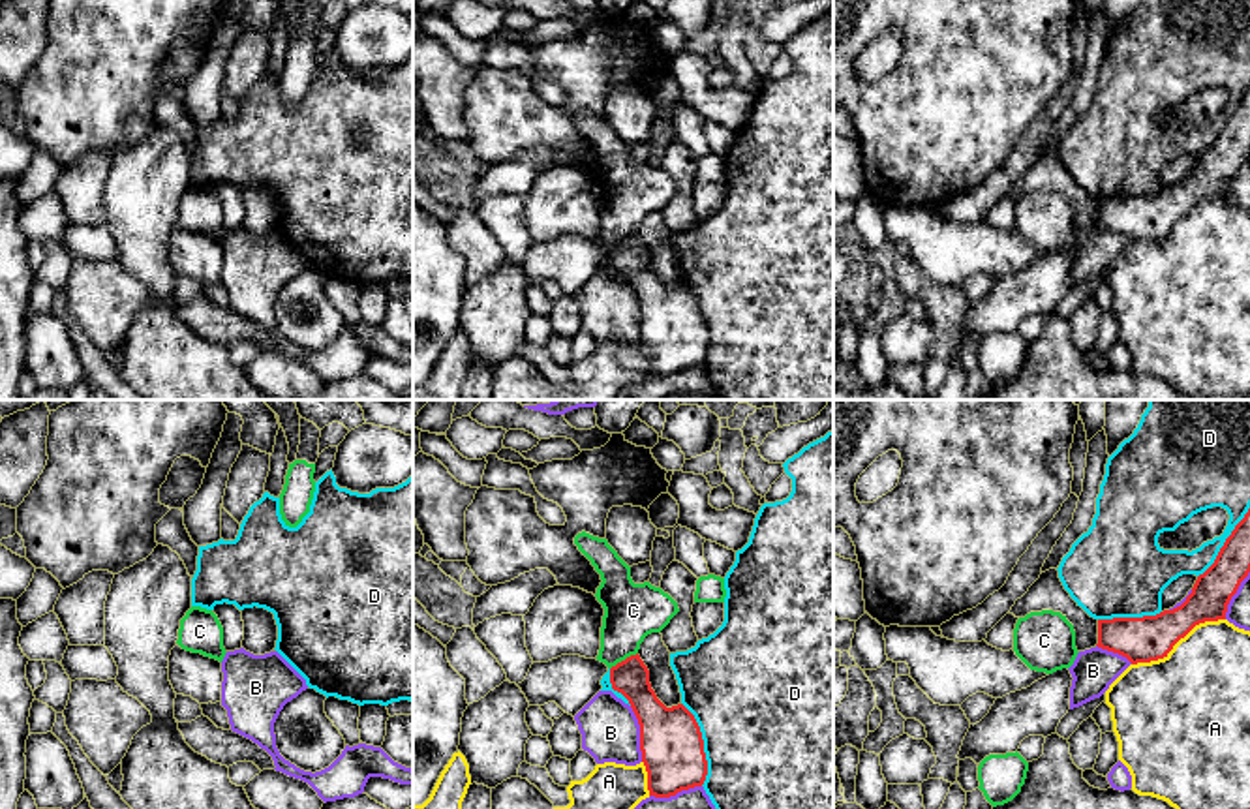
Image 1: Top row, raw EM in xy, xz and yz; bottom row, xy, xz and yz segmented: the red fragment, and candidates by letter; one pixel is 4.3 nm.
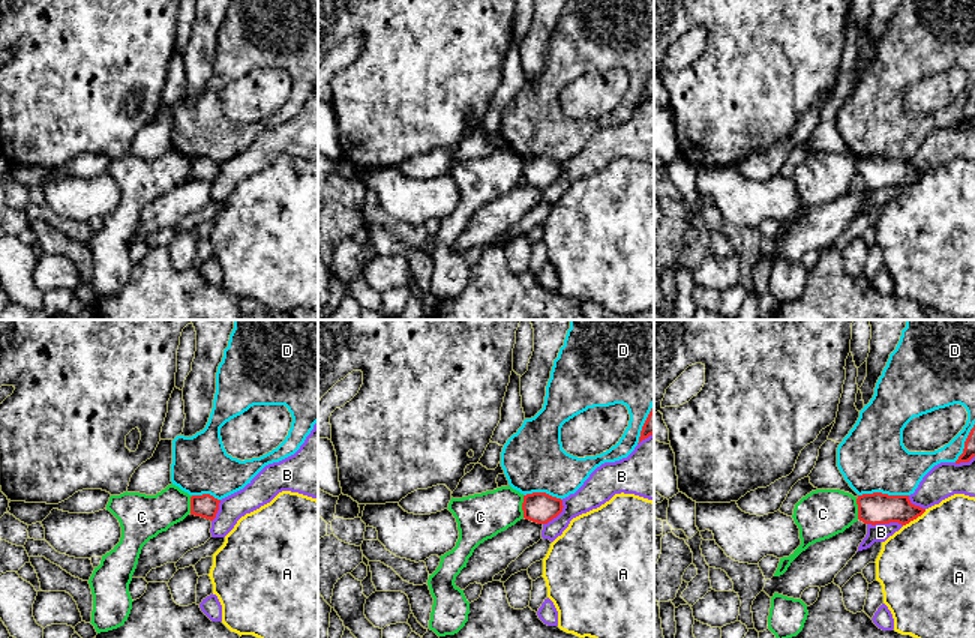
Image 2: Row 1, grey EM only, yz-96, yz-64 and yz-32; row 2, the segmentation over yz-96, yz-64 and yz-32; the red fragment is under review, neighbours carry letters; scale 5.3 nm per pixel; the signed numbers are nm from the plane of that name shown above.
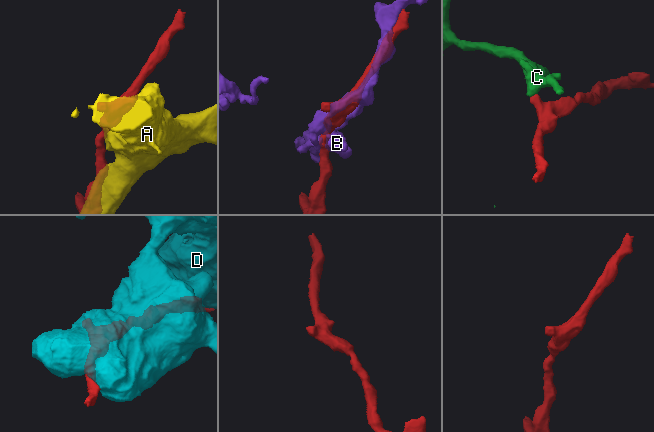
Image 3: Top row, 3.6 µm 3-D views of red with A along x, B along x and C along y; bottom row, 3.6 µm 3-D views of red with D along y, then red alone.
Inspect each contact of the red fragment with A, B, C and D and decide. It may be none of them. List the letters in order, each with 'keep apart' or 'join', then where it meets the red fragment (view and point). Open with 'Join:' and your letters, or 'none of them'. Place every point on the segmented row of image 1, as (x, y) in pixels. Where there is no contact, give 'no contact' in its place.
Join: none of them
A: keep apart; contact yz (1177, 641)
B: keep apart; contact xz (640, 734)
C: keep apart; contact xz (625, 659)
D: keep apart; contact xz (702, 744)

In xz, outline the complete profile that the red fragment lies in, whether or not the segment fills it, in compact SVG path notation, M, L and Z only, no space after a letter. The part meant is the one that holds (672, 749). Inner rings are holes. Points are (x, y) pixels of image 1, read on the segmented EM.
M638 653L610 668L610 683L629 700L638 719L649 796L670 798L702 786L708 760L694 715L683 704L666 708L657 698Z

